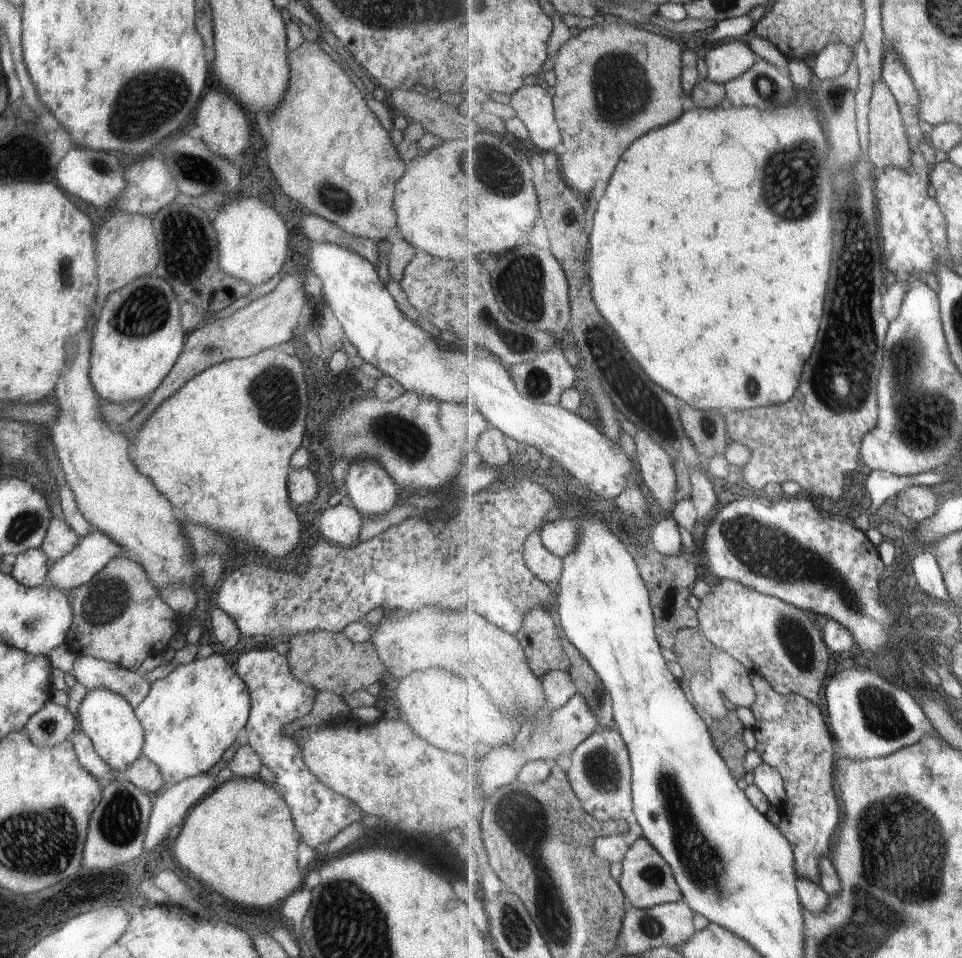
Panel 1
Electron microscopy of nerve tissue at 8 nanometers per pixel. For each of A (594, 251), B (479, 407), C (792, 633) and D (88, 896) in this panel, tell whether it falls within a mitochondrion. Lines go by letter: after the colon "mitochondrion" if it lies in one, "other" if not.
A: other
B: other
C: mitochondrion
D: other

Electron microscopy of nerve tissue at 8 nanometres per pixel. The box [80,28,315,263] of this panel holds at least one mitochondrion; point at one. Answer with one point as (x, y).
(141, 94)

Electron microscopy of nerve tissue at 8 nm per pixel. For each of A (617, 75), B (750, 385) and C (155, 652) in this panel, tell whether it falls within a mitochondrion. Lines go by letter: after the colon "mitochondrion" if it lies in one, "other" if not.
A: mitochondrion
B: mitochondrion
C: other

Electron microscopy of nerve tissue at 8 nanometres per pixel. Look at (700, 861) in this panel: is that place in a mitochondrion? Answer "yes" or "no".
yes

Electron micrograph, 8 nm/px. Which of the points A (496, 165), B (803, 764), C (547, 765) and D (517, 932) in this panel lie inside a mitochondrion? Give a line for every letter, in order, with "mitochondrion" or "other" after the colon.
A: mitochondrion
B: other
C: other
D: mitochondrion

